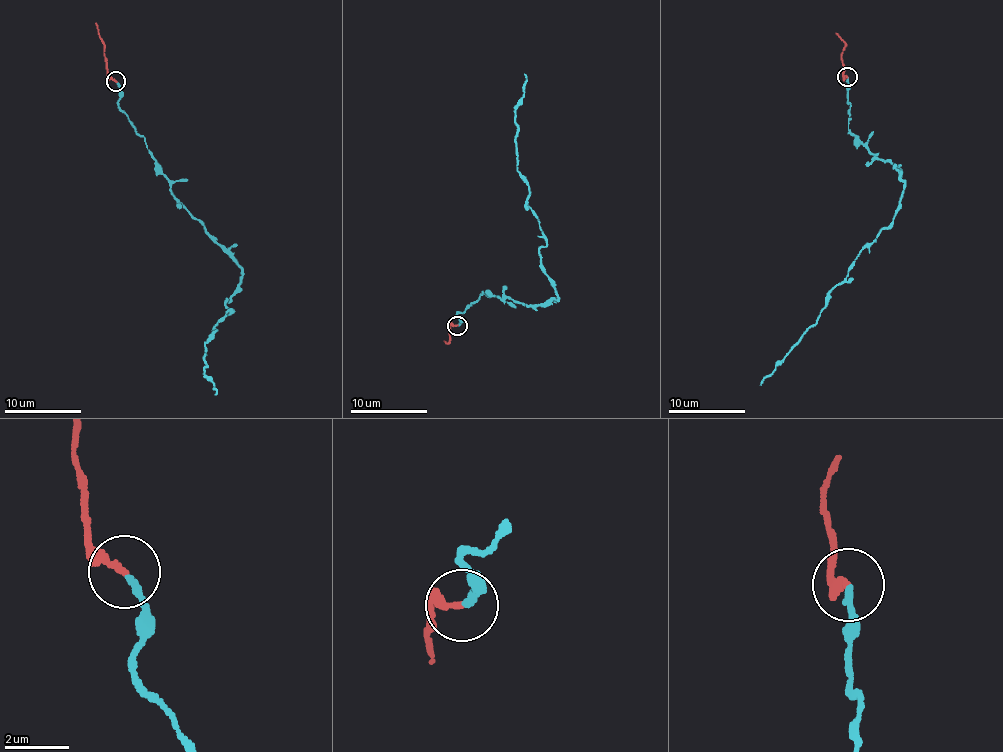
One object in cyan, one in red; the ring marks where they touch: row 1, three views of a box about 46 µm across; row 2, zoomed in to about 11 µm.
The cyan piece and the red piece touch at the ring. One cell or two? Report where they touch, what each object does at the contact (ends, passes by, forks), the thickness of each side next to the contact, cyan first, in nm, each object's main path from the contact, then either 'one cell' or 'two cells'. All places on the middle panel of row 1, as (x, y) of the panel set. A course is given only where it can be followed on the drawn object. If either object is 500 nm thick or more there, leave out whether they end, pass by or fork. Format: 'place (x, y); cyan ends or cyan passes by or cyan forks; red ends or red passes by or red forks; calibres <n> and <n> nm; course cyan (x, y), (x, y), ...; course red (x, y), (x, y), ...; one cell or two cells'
place (457, 325); cyan ends; red ends; calibres 220 and 200 nm; course cyan (457, 325), (481, 292), (528, 305), (557, 298), (518, 170), (515, 110), (525, 73); course red (457, 325), (450, 324), (448, 344), (443, 341); one cell

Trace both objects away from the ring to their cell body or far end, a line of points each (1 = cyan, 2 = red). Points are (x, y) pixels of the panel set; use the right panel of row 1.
1: (848, 77), (848, 133), (899, 172), (899, 209), (865, 245), (817, 320), (760, 385)
2: (848, 77), (843, 74), (841, 51), (845, 41), (836, 33)

